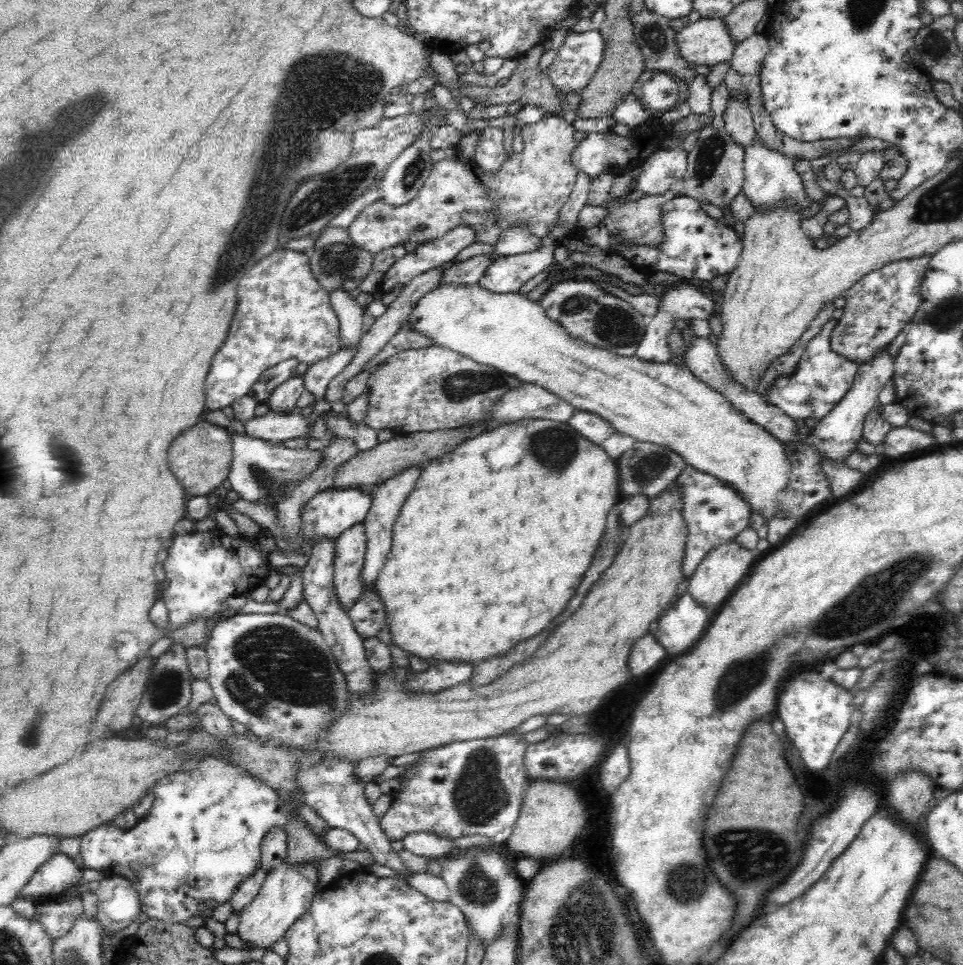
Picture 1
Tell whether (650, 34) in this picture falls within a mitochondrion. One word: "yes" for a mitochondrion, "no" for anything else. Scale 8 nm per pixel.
yes

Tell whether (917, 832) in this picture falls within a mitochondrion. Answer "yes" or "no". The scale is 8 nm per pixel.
no

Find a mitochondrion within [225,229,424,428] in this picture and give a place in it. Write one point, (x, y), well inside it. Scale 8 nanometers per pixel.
(336, 259)

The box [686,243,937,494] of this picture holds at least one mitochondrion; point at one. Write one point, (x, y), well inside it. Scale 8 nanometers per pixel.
(810, 402)

